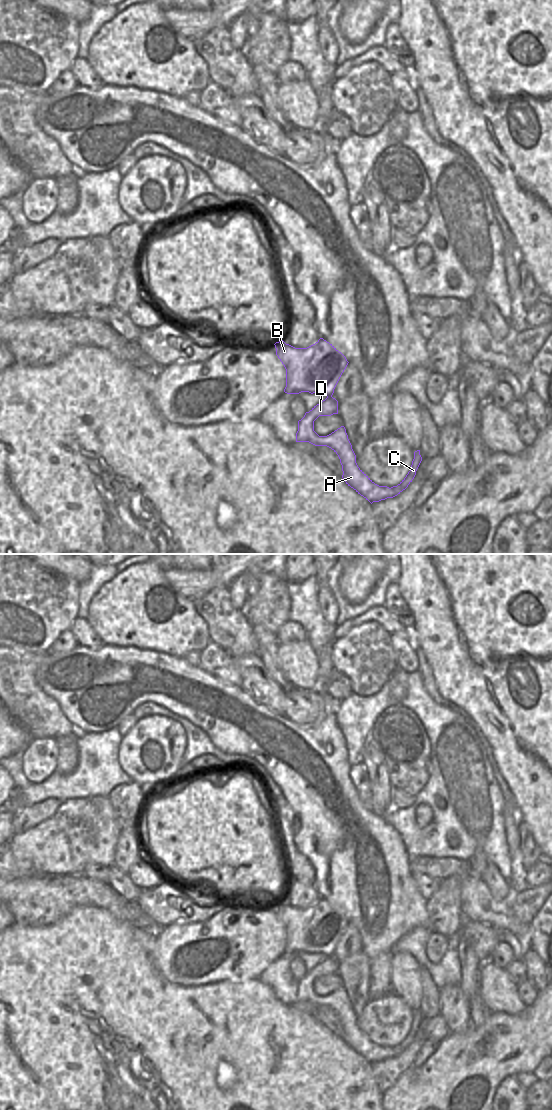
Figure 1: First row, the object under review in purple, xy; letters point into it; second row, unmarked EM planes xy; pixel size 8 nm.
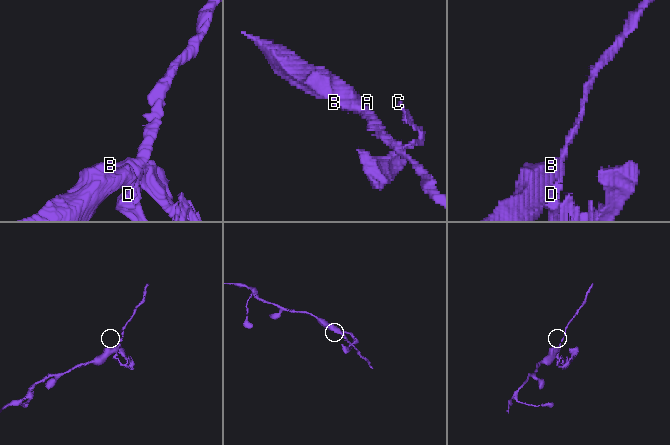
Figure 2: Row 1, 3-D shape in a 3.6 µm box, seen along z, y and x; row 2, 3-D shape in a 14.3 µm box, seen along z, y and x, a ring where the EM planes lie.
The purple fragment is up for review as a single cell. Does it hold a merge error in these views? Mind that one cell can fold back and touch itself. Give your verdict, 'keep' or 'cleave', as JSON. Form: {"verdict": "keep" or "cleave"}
{"verdict": "cleave"}

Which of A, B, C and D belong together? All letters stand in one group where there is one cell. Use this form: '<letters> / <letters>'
A C D / B

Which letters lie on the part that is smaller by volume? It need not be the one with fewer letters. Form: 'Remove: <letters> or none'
Remove: A, C, D

